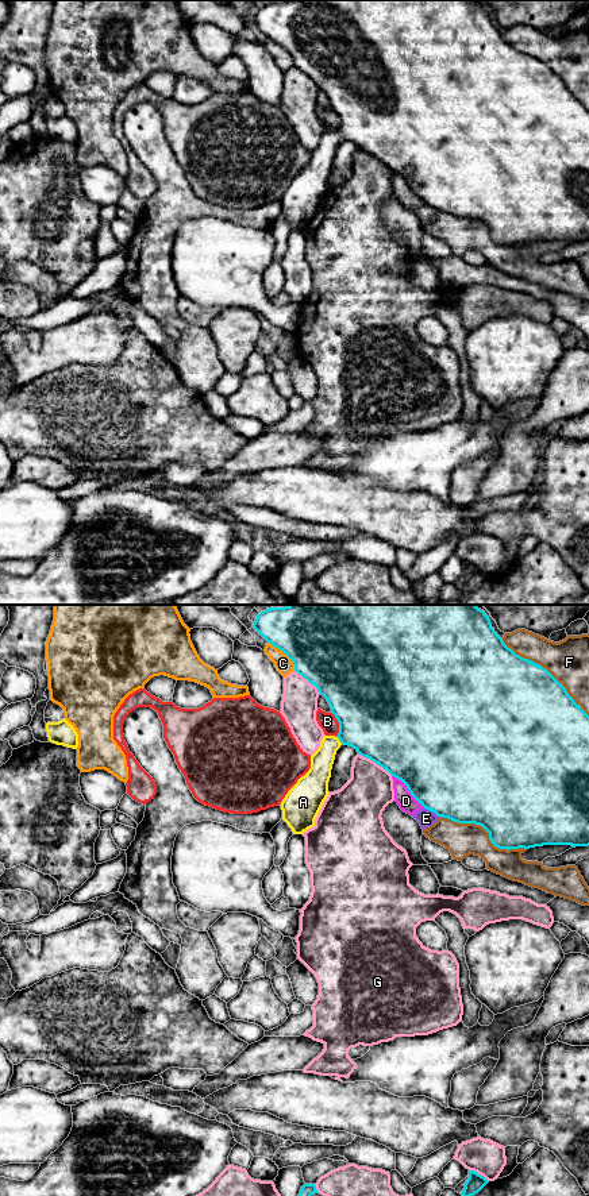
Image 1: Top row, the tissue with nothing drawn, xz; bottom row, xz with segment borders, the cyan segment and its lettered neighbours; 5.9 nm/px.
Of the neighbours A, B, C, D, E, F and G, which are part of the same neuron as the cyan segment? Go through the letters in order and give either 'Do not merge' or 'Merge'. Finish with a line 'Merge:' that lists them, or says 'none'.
A: Merge
B: Do not merge
C: Do not merge
D: Do not merge
E: Do not merge
F: Do not merge
G: Do not merge
Merge: A

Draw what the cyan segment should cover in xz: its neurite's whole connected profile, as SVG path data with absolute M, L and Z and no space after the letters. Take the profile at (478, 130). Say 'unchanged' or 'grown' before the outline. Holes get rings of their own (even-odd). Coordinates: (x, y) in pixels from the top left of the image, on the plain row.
grown; M288 0L285 3L270 3L261 7L253 23L273 42L282 46L294 59L294 66L313 80L319 89L323 90L330 103L331 108L339 117L338 131L324 131L319 144L311 151L311 163L301 171L297 178L288 186L281 197L282 215L292 224L293 229L303 229L308 224L315 221L315 215L328 192L328 177L331 173L331 165L335 155L336 146L342 140L353 142L358 150L370 154L384 165L386 165L392 171L401 175L411 190L427 205L435 208L438 212L449 213L458 219L476 219L482 221L489 228L489 235L493 242L498 244L530 244L543 240L571 240L575 242L589 242L589 111L581 104L580 100L567 89L566 84L559 78L546 63L542 61L516 50L511 43L508 43L503 34L492 23L489 12L484 5L478 4L476 0Z

